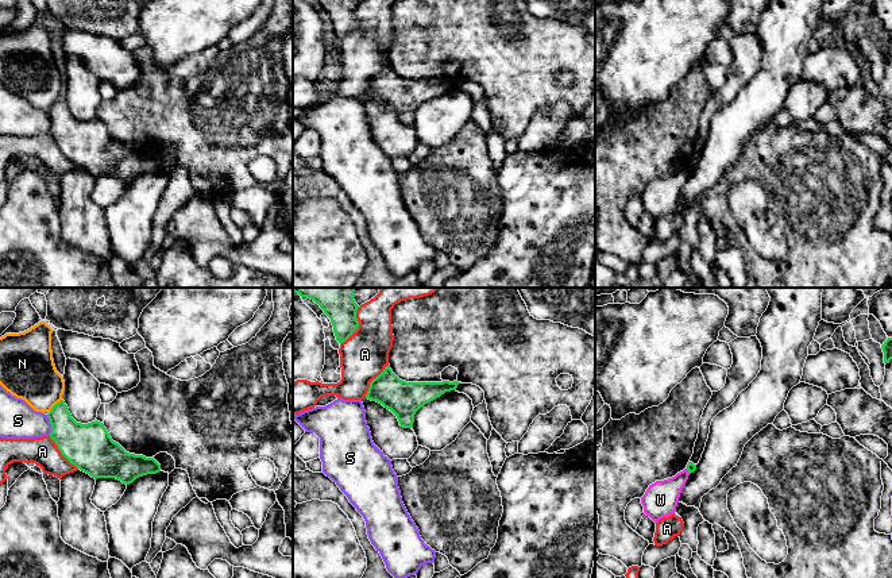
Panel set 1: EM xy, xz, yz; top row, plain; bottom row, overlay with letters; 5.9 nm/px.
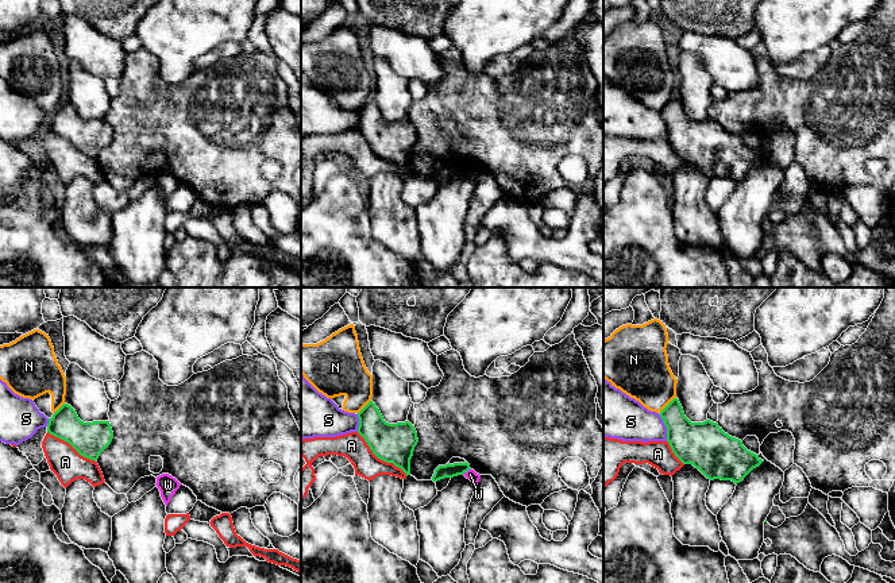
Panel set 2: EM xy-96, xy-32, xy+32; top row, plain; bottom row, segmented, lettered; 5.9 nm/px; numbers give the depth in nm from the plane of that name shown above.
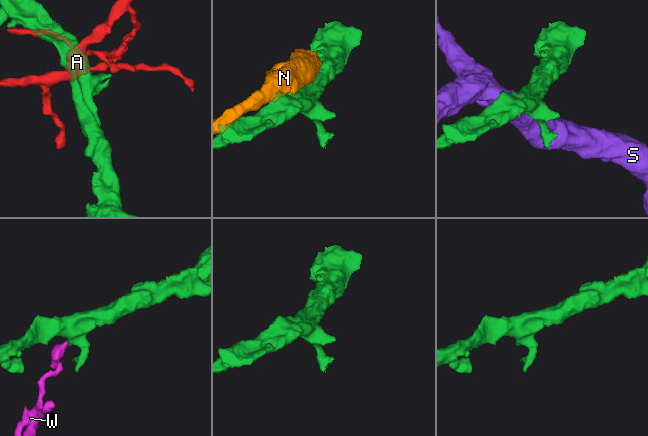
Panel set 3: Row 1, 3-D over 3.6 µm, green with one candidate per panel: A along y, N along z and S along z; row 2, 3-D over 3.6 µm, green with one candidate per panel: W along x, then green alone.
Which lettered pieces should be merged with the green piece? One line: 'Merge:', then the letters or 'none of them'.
Merge: none of them

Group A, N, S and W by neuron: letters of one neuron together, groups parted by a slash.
A / N / S / W

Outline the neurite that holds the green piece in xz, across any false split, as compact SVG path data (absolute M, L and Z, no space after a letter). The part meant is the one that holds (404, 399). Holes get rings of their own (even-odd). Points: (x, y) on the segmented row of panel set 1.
M390 365L370 382L366 398L390 409L403 428L413 428L416 412L445 392L456 390L460 382L406 382L399 379Z

